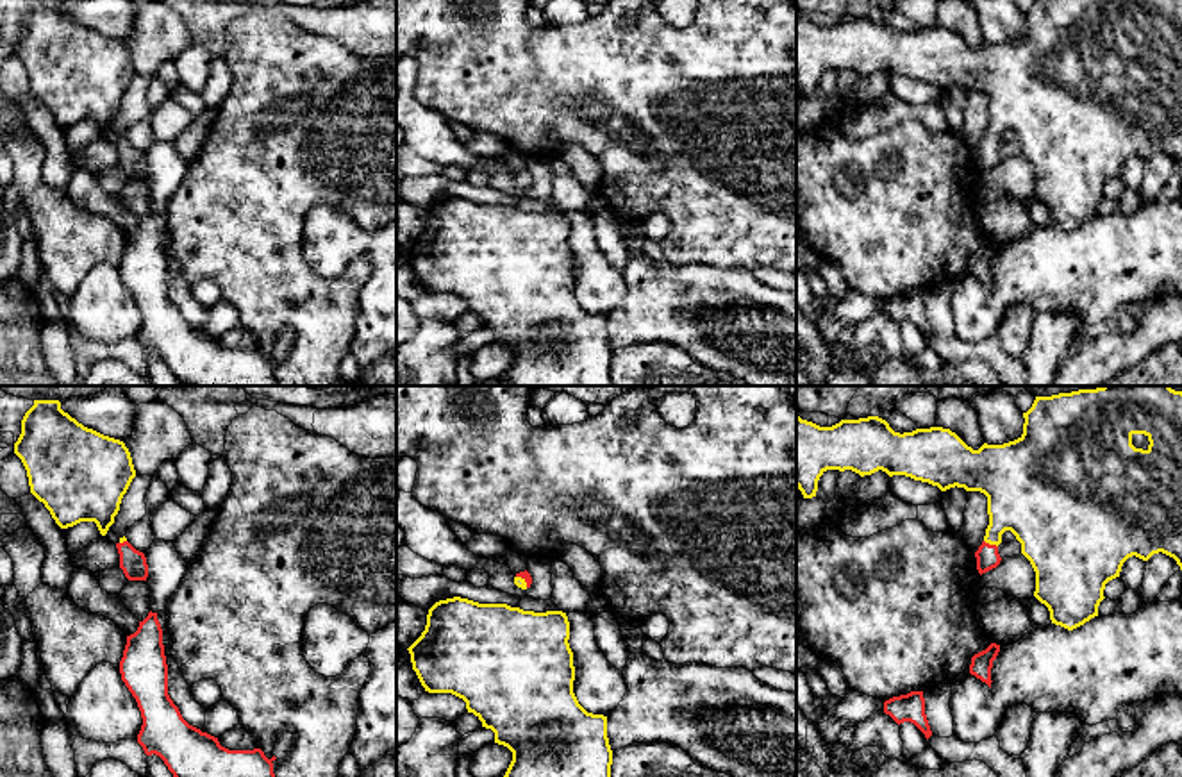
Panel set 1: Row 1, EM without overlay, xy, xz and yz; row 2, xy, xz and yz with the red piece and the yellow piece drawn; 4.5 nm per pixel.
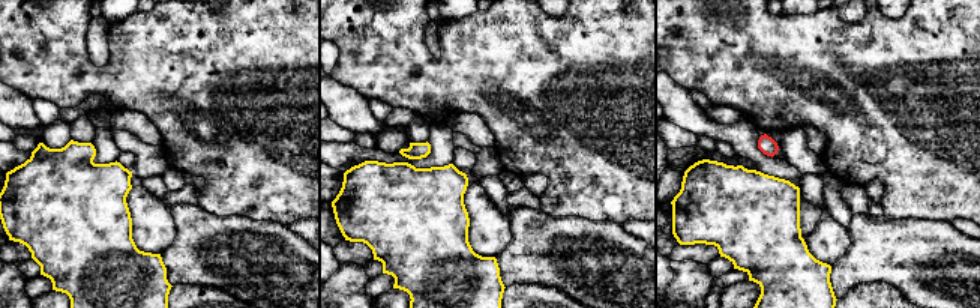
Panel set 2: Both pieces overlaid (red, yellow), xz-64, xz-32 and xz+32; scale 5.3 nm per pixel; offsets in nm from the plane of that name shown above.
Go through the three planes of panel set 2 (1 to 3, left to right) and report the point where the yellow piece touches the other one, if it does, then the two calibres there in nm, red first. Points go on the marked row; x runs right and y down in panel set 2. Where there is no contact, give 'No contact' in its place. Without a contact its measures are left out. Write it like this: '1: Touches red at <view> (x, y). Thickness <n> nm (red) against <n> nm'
1: No contact
2: No contact
3: No contact

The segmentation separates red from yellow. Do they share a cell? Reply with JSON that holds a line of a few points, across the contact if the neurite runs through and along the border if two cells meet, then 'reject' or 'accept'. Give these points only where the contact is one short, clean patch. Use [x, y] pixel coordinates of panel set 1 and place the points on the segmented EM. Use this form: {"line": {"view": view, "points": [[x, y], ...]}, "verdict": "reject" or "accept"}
{"line": {"view": "yz", "points": [[988, 558], [991, 545], [998, 522], [1022, 499]]}, "verdict": "accept"}

